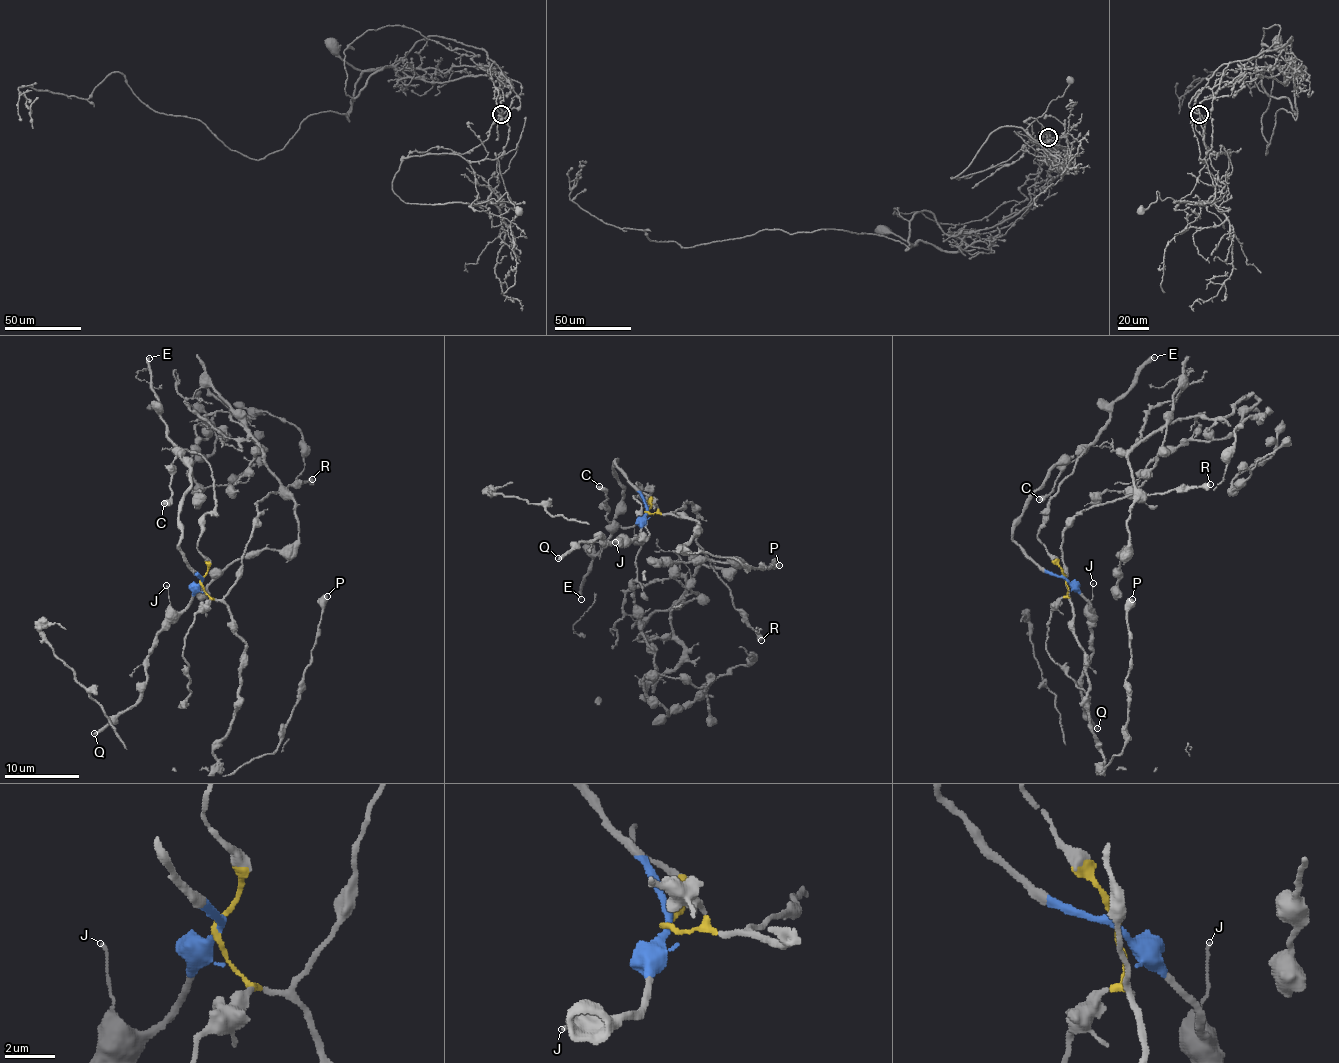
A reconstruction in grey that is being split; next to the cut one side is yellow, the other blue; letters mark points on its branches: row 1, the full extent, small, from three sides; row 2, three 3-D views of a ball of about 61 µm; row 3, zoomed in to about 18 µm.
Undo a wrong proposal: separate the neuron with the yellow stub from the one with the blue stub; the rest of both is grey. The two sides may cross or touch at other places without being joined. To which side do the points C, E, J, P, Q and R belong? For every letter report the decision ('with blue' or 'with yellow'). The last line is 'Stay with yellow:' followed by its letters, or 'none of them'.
C: with yellow
E: with blue
J: with blue
P: with yellow
Q: with blue
R: with yellow
Stay with yellow: C, P, R

